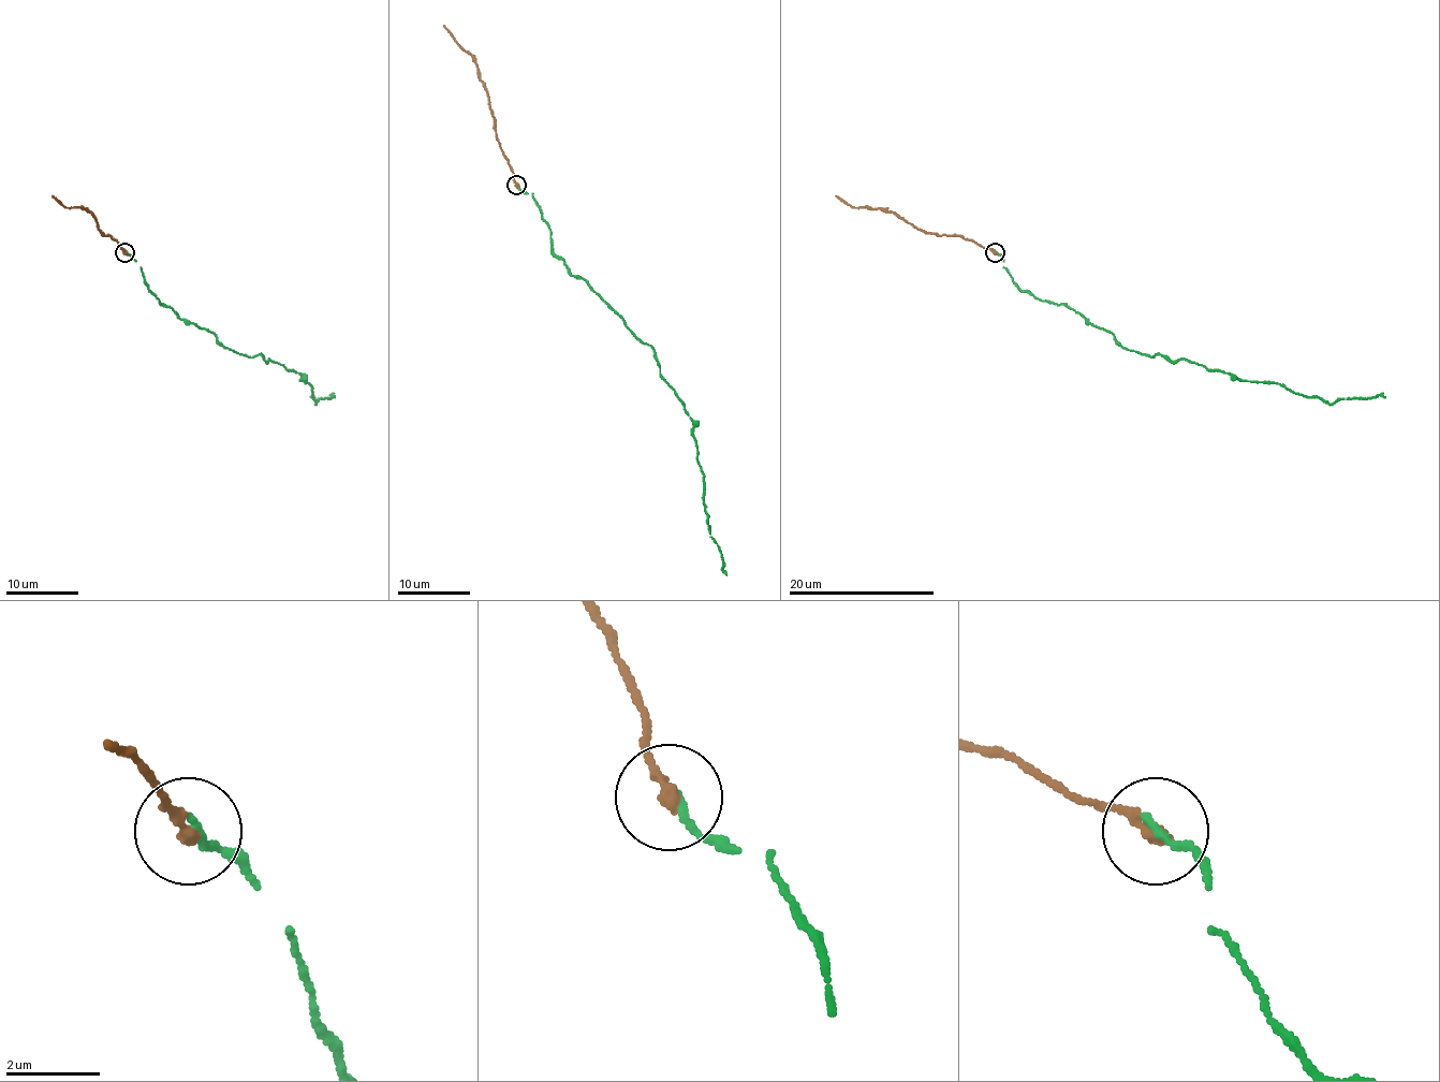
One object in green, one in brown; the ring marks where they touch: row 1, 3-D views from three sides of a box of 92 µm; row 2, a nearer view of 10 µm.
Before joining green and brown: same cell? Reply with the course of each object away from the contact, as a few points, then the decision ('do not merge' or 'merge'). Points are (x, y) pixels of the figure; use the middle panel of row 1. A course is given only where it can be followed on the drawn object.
course green (517, 185), (531, 193), (549, 229), (554, 252), (648, 344), (659, 377), (694, 424), (703, 505), (726, 575); course brown (517, 185), (500, 148), (475, 59), (444, 26); merge

